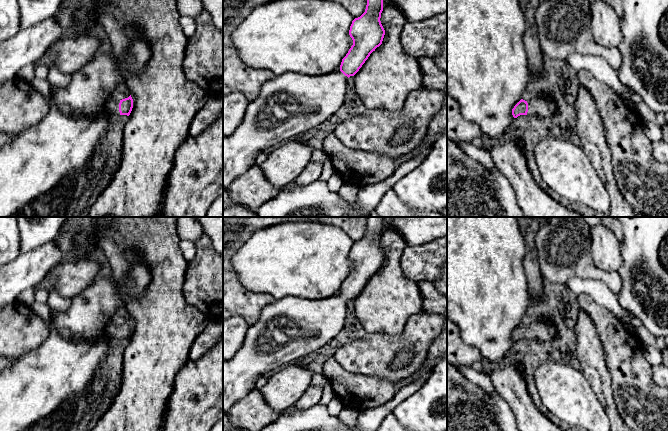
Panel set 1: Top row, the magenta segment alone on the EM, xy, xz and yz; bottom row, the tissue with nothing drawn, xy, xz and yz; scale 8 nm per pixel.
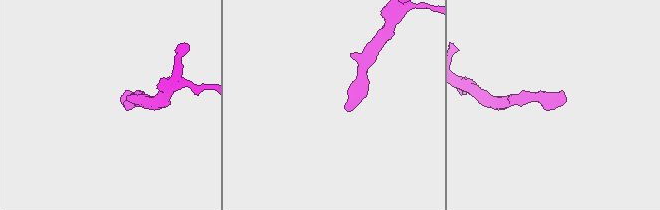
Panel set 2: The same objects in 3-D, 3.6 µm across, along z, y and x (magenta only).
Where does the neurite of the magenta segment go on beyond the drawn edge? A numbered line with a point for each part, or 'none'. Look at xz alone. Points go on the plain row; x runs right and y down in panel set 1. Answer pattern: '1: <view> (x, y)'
1: xz (289, 328)

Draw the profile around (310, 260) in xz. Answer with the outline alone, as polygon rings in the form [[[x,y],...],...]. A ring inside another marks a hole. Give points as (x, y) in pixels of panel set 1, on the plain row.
[[[289,222],[255,232],[235,253],[232,268],[249,290],[270,294],[274,300],[298,297],[326,299],[340,291],[353,269],[349,259],[354,241],[339,227],[322,222]]]

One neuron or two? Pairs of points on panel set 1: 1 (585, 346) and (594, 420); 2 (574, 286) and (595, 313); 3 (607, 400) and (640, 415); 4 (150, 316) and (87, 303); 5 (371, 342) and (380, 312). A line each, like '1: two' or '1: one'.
1: two
2: two
3: two
4: two
5: two

